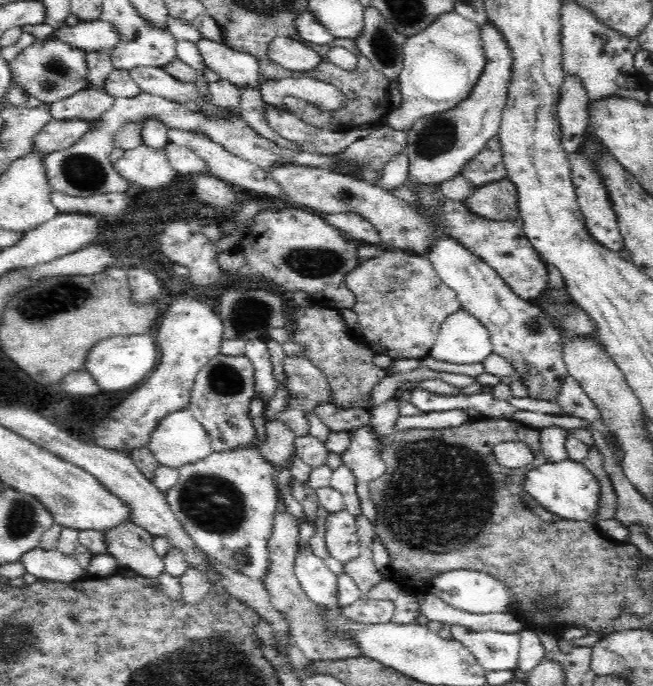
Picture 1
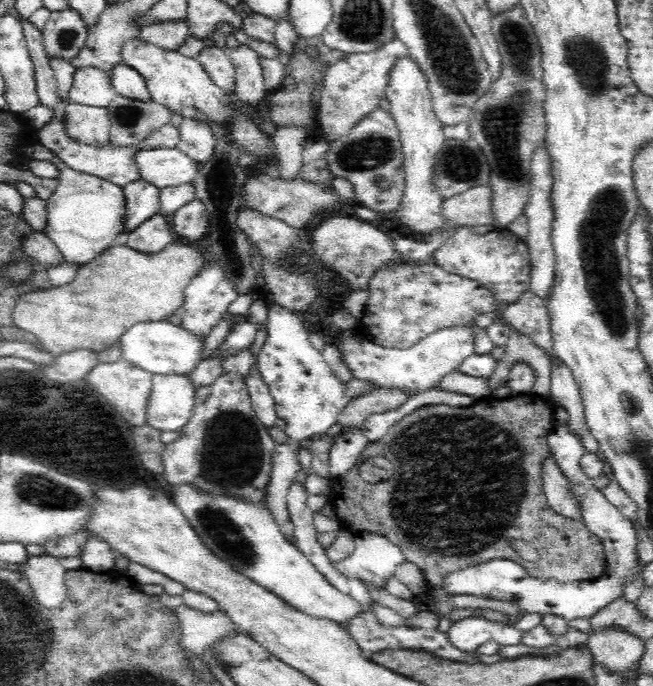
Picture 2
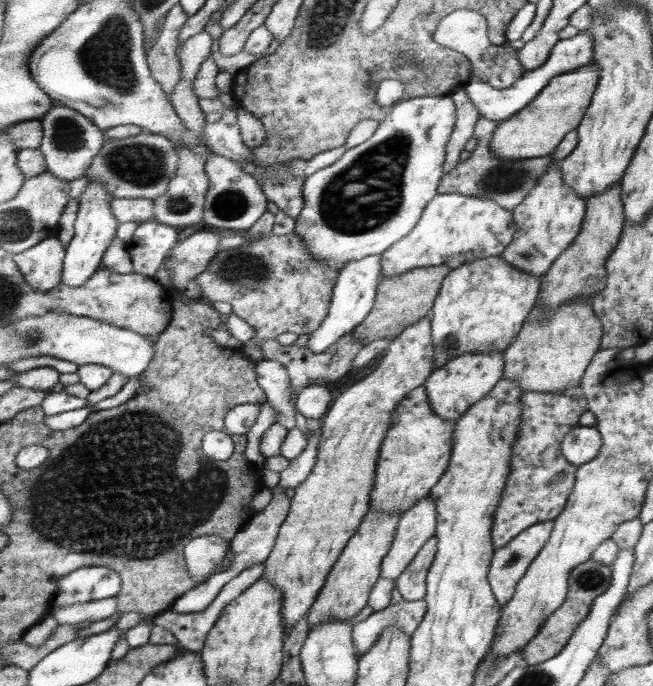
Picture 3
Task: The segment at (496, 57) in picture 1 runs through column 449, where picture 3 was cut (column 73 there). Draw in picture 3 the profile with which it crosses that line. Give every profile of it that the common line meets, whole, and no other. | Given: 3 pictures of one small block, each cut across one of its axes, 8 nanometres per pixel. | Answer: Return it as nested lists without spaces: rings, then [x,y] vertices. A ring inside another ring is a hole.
[[[59,104],[53,106],[40,120],[44,129],[40,149],[48,163],[48,171],[67,182],[85,177],[97,154],[108,141],[105,132],[81,112]]]

